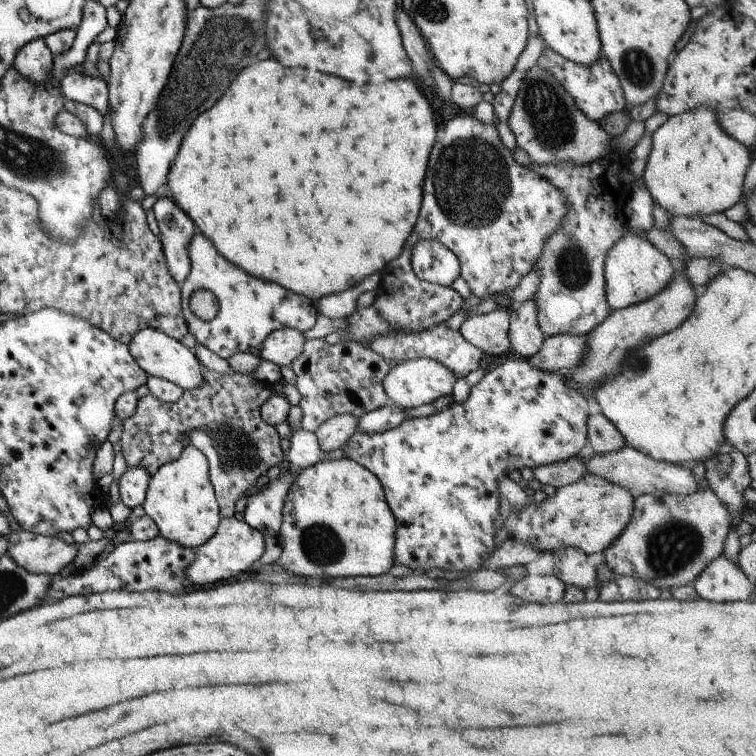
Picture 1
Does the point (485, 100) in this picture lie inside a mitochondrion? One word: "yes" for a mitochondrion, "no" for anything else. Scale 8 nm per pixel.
no

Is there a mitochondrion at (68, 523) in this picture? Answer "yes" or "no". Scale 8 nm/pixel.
no

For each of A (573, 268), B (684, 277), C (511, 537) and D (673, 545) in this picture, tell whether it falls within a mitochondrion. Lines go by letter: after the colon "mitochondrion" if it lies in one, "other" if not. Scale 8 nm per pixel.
A: mitochondrion
B: other
C: other
D: mitochondrion

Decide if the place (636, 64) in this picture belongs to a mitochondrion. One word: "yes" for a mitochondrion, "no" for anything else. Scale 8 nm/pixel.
yes

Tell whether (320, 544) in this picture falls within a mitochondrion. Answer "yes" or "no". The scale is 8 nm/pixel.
yes

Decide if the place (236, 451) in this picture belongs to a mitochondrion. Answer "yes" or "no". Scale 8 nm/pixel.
yes

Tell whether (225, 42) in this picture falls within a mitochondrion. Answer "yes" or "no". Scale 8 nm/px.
yes

